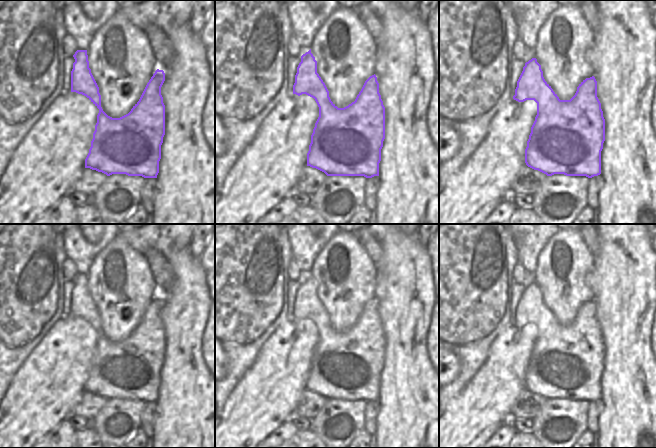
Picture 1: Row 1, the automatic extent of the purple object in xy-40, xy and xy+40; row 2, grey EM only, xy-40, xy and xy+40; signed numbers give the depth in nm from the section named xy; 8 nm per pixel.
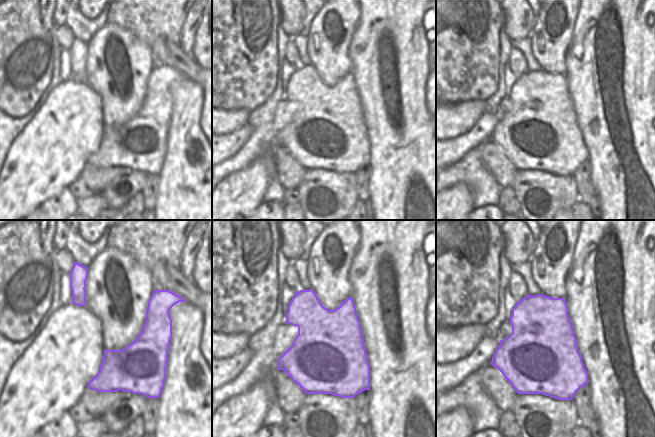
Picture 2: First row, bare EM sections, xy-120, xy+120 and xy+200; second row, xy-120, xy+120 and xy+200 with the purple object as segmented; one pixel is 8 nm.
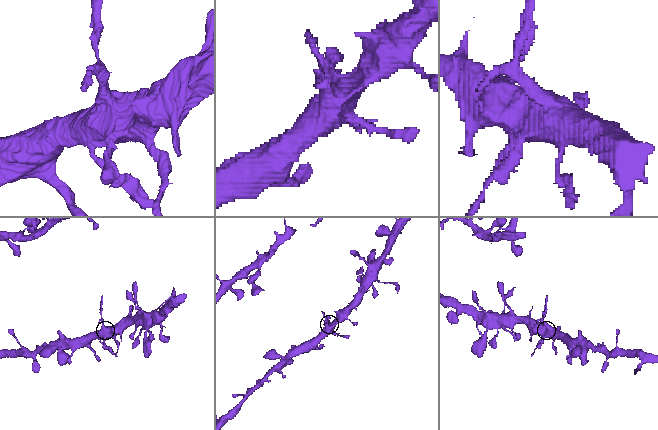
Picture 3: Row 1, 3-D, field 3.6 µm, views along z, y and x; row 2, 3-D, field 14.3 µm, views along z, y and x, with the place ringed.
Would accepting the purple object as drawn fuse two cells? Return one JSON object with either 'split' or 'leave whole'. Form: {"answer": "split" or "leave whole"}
{"answer": "split"}

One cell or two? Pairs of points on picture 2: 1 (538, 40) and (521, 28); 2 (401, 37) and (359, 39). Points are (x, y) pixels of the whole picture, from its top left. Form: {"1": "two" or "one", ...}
{"1": "two", "2": "one"}

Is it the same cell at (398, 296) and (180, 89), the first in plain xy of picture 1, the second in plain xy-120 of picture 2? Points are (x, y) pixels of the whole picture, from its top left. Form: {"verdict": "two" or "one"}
{"verdict": "one"}

